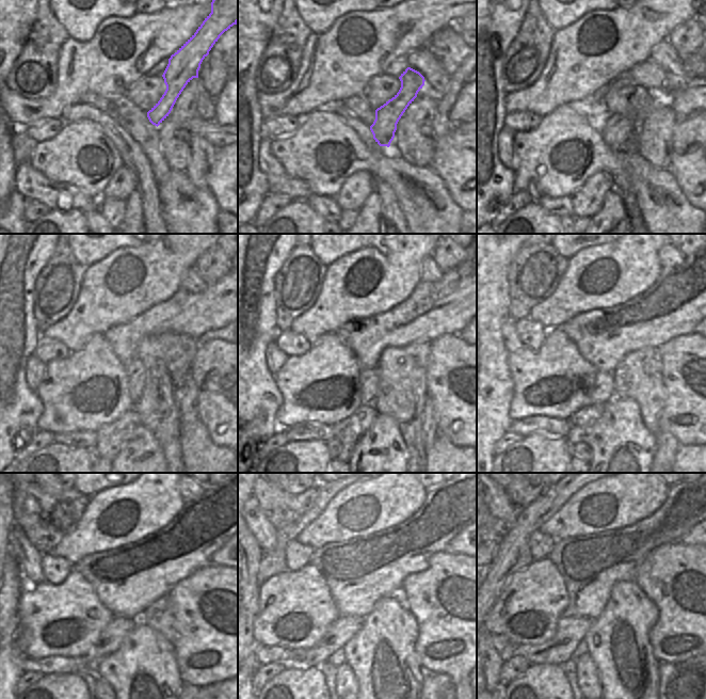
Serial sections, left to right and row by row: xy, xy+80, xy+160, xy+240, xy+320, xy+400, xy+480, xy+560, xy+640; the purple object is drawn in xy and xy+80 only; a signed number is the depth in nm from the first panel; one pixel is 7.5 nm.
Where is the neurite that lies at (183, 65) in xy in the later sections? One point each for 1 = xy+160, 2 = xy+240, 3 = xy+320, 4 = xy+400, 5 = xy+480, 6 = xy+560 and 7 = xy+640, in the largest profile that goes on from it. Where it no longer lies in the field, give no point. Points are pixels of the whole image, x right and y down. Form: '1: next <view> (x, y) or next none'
1: next xy+160 (616, 130)
2: next xy+240 (134, 369)
3: next xy+320 (368, 377)
4: next xy+400 (604, 388)
5: next xy+480 (112, 636)
6: next xy+560 (345, 628)
7: next xy+640 (571, 632)

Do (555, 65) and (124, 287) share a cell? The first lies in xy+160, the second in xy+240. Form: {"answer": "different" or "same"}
{"answer": "same"}

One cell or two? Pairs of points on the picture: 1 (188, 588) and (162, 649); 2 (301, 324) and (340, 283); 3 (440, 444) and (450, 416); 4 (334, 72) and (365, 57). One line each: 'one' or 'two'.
1: two
2: one
3: two
4: one

